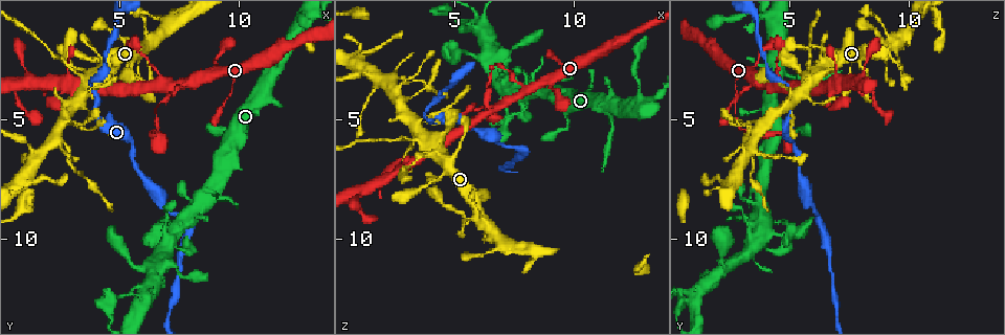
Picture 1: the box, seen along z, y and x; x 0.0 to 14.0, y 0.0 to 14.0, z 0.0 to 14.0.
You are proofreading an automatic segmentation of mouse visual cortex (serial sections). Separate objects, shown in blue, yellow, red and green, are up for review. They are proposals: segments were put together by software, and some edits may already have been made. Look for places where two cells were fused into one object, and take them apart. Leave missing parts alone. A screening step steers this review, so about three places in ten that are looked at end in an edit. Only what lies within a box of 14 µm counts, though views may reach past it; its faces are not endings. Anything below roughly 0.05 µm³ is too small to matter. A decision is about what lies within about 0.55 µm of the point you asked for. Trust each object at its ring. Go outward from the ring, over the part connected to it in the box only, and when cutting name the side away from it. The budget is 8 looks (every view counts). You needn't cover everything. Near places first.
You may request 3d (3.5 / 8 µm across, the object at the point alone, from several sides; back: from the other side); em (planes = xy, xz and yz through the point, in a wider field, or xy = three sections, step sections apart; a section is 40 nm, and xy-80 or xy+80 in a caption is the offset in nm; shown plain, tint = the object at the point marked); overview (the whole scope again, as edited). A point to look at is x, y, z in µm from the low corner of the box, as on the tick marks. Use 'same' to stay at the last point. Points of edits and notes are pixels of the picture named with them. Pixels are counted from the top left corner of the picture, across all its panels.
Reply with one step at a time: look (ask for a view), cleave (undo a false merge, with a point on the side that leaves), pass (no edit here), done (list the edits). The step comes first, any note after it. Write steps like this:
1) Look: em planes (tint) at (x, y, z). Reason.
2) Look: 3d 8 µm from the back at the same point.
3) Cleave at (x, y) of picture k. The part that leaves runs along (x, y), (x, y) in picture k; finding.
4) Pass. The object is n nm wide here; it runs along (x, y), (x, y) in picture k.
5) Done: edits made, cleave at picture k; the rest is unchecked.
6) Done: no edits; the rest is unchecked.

Look: 3d 3.5 µm at (4.2, 2.5, 7.5). A narrow waist.

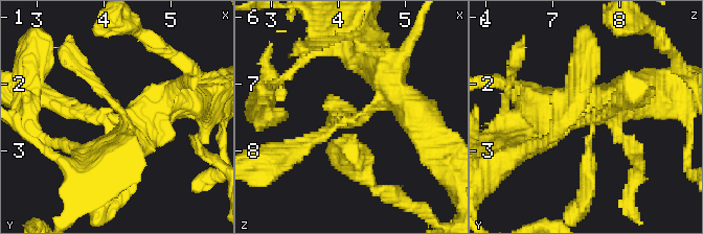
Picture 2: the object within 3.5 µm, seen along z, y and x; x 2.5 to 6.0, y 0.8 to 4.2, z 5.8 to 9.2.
Look: em xy step 1 (tint) at (4.20, 2.60, 7.50). 3 arms meet here; the arms are 200, 250, 400 nm wide.

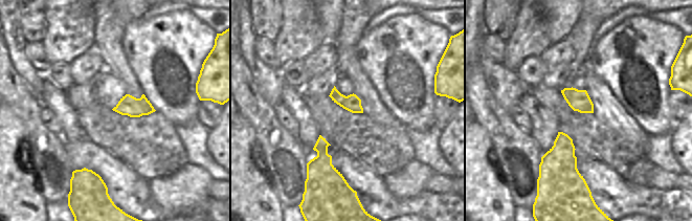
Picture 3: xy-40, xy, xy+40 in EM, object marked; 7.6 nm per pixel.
Pass. It runs along (400, 95), (389, 85), (367, 111), (290, 146) in picture 2; all the same cell.

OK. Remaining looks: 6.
Look: 3d 3.5 µm at (2.3, 5.8, 3.5). A fork.

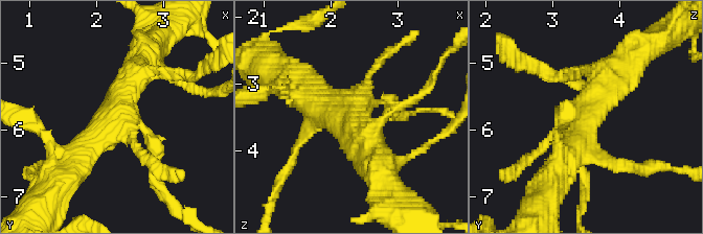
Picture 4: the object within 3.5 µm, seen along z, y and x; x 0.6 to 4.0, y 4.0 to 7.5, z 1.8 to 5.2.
Look: em planes (tint) at (2.25, 5.70, 3.45). Now the EM.

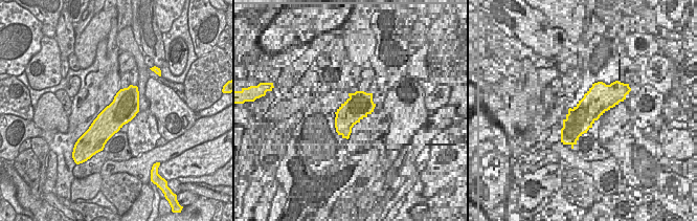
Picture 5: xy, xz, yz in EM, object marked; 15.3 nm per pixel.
Pass. It runs along (144, 61), (73, 164) in picture 4; continuous, no second cell.

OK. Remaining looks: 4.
Look: 3d 3.5 µm at (7.1, 4.0, 2.9). Thin neck.

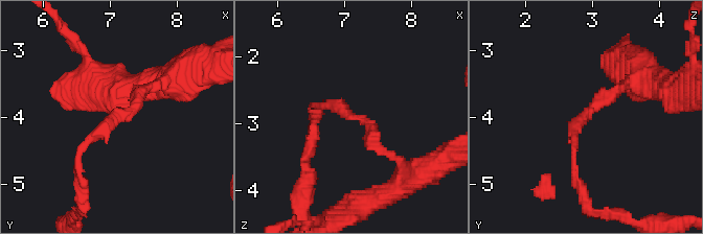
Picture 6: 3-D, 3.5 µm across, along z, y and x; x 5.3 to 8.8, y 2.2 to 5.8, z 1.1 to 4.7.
Look: em planes (tint) at (7.15, 4.00, 2.95). The arms are 100, 150 nm wide; shape alone is not enough.

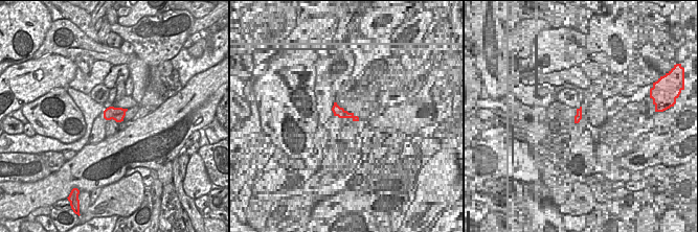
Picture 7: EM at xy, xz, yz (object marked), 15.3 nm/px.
Pass. It runs along (157, 85), (80, 149), (76, 168) in picture 6; all the same cell.

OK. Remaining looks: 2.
Done: no edits; the rest is unchecked.

